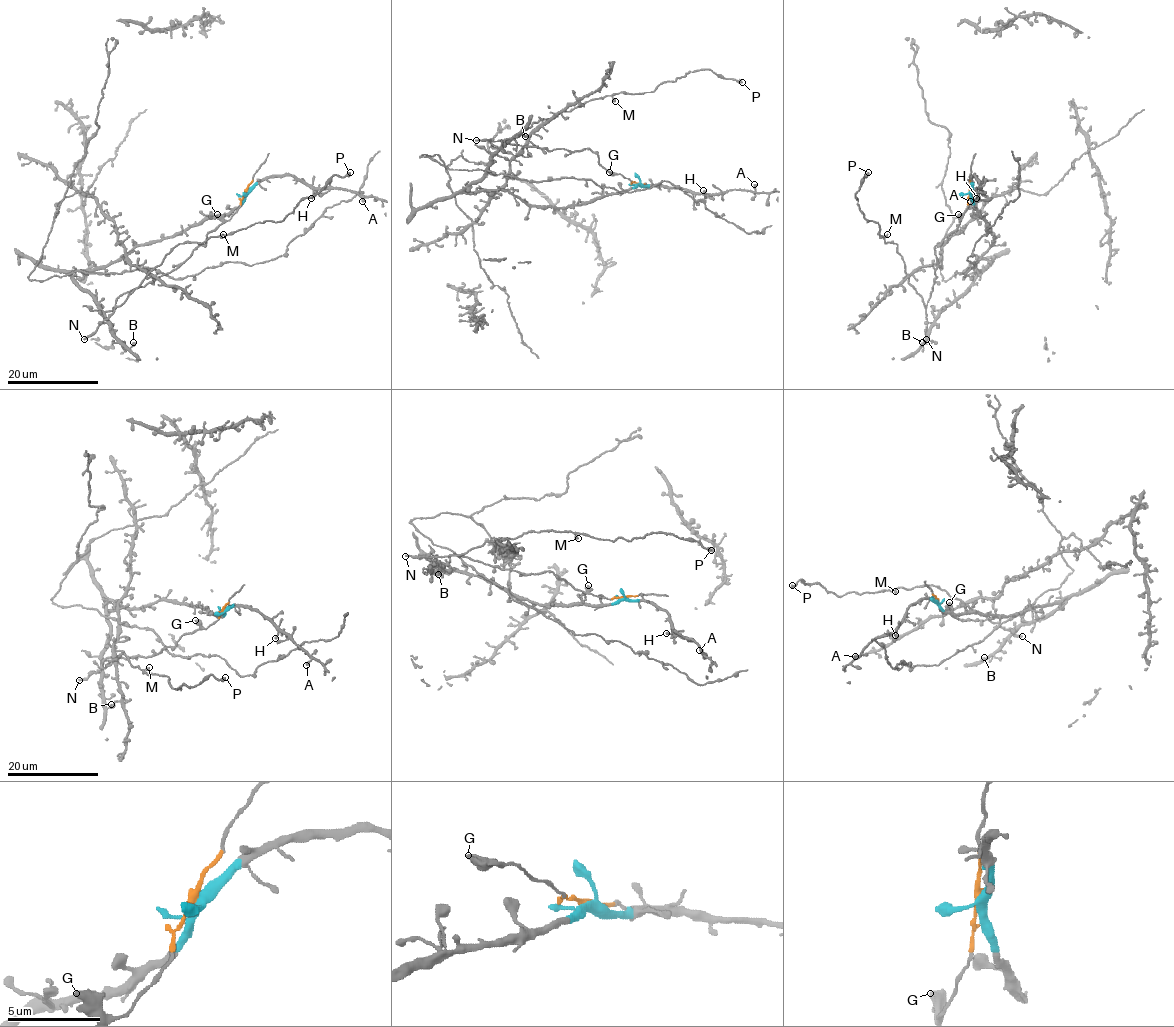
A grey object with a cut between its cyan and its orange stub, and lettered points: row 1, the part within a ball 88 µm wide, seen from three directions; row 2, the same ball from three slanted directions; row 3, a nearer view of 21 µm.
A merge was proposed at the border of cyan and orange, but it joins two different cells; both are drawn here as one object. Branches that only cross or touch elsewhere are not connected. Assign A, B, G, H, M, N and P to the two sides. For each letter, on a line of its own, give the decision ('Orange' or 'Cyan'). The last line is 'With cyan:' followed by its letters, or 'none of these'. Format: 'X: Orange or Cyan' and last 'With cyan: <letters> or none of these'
A: Cyan
B: Cyan
G: Orange
H: Cyan
M: Orange
N: Orange
P: Orange
With cyan: A, B, H

